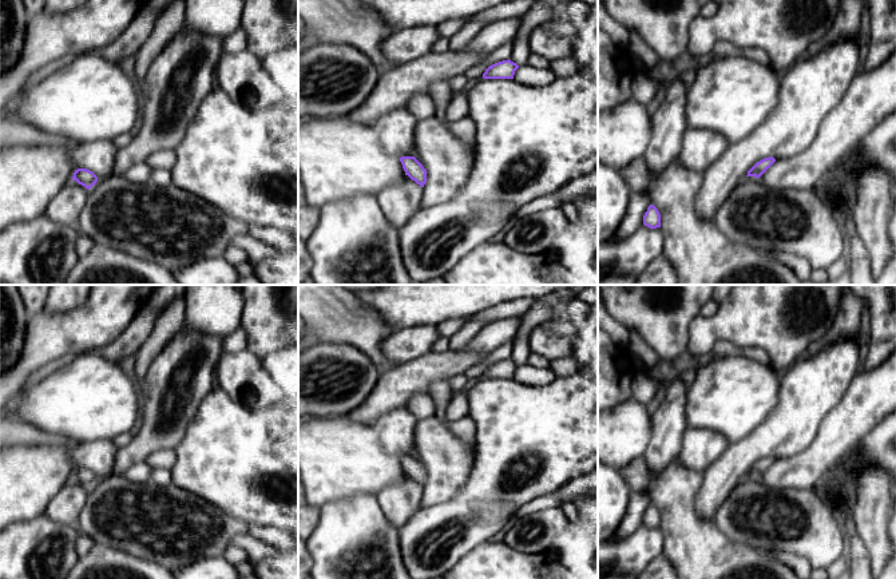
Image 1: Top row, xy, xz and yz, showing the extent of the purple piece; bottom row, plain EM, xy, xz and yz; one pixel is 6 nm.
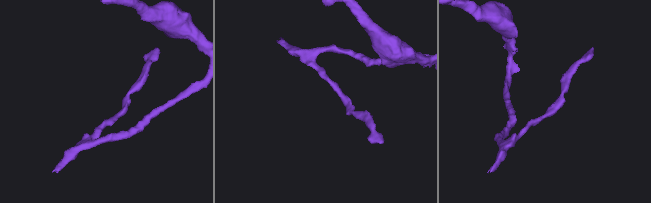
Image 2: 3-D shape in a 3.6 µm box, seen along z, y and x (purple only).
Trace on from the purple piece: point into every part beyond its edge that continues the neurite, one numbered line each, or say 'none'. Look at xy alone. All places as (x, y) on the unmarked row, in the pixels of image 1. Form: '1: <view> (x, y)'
none

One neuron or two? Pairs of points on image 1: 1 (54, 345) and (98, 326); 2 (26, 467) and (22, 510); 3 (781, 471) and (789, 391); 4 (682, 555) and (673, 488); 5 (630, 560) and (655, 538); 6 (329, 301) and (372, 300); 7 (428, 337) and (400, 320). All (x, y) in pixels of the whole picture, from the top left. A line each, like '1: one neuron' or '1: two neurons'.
1: one neuron
2: one neuron
3: two neurons
4: one neuron
5: one neuron
6: two neurons
7: two neurons

